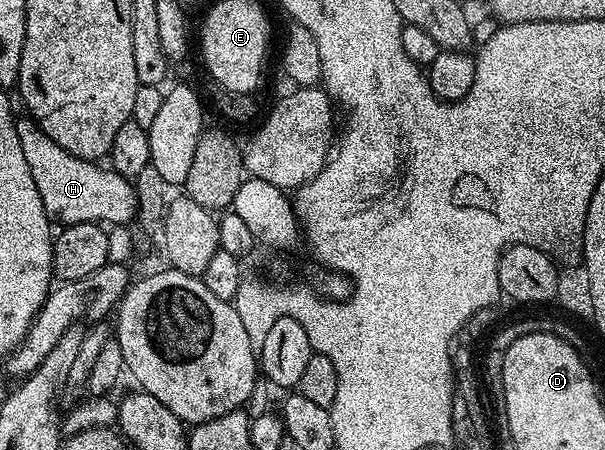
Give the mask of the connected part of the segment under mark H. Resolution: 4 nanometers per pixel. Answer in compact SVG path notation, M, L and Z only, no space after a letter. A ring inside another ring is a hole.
M23 116L17 120L16 133L19 134L19 142L23 155L26 156L27 166L31 169L31 178L39 189L39 196L43 199L44 209L52 221L61 221L62 225L88 224L111 222L113 224L132 223L137 215L137 194L134 183L114 170L105 171L90 160L79 159L63 150L58 143L52 142L43 134L43 130L34 123L32 117Z

